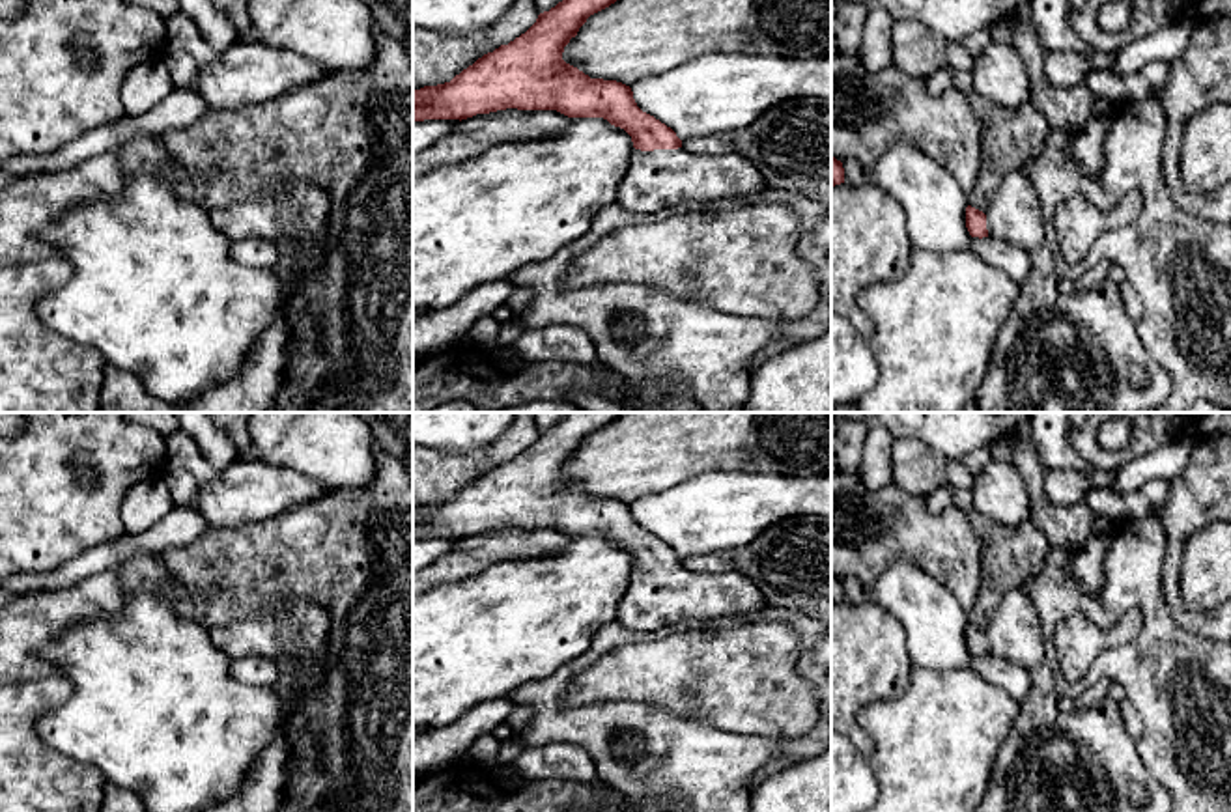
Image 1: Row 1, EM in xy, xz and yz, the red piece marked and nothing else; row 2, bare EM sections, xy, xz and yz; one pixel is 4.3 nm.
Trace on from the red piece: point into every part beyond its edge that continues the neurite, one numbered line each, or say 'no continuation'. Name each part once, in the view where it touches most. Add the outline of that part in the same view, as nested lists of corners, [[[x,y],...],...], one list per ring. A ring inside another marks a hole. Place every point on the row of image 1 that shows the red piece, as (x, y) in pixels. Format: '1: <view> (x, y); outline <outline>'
1: xz (656, 180); outline [[[684,147],[633,149],[616,203],[635,213],[656,213],[684,202],[712,203],[766,189],[758,168],[736,153],[708,155]]]

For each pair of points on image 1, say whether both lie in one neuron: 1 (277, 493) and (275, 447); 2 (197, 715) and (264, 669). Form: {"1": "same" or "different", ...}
{"1": "different", "2": "different"}

